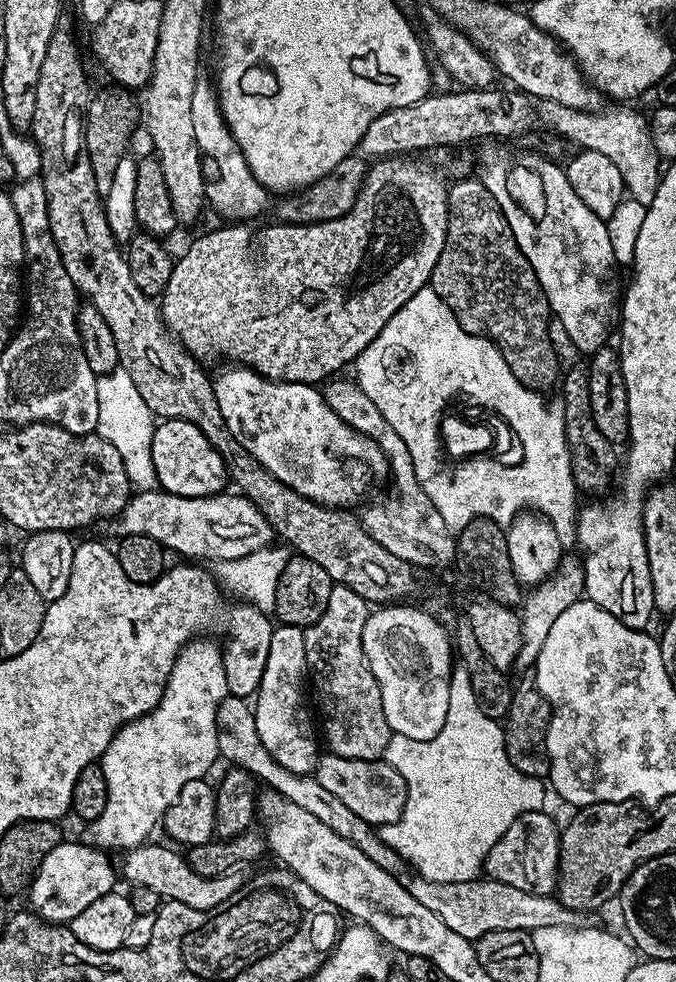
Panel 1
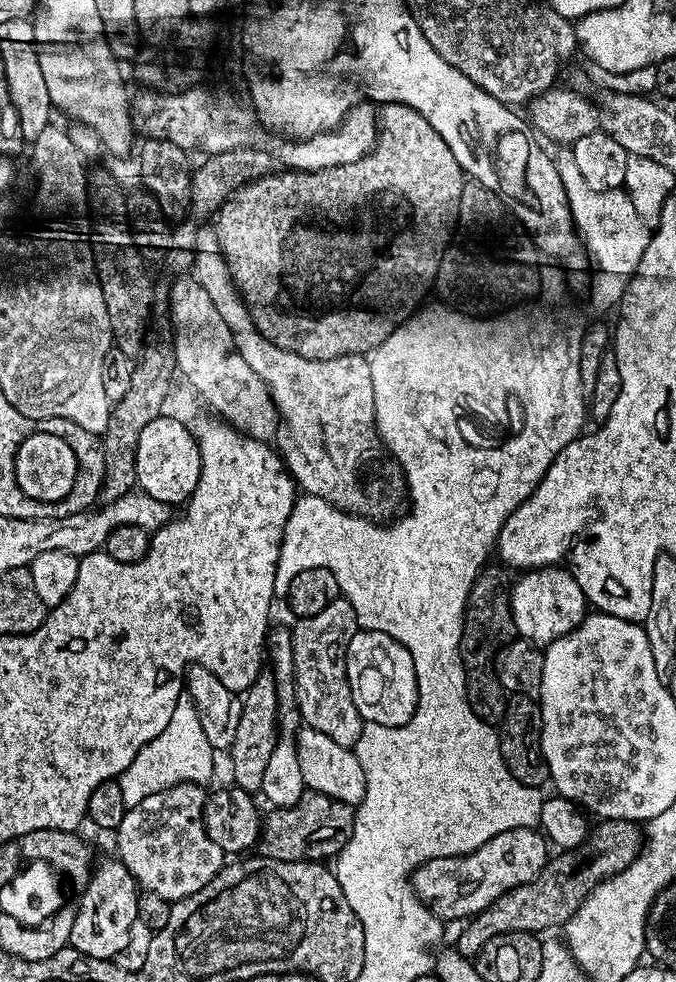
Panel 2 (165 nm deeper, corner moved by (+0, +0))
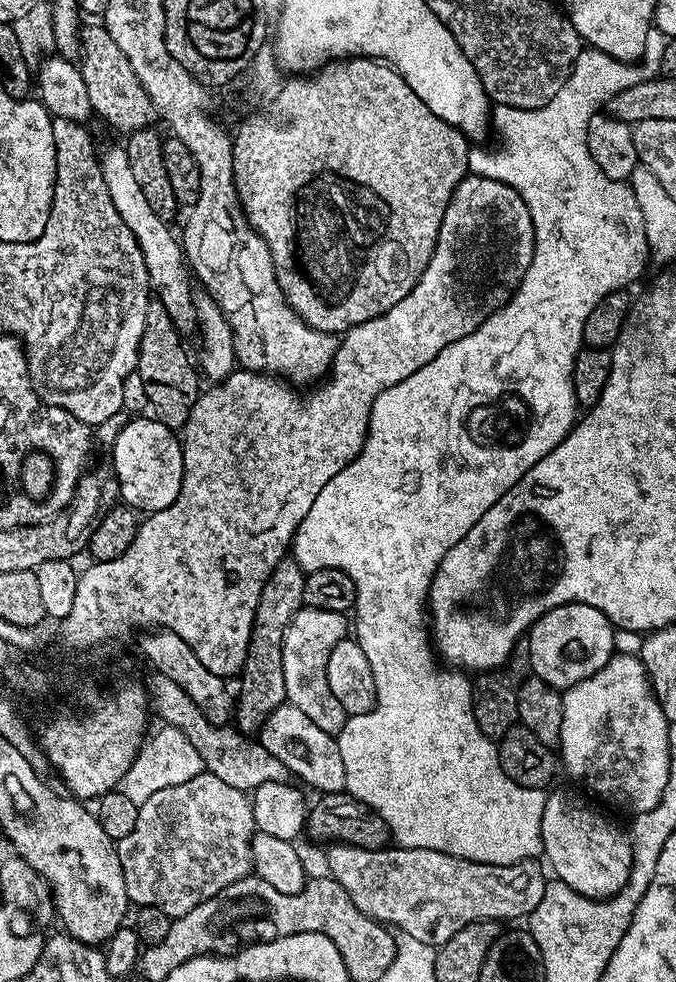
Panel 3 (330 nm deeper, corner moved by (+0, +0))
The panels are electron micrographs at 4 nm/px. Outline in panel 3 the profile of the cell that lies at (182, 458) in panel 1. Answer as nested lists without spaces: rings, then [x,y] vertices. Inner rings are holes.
[[[149,418],[129,419],[111,441],[110,459],[120,487],[120,500],[137,513],[151,514],[166,510],[178,498],[184,477],[184,450],[182,440],[173,429],[160,420]]]

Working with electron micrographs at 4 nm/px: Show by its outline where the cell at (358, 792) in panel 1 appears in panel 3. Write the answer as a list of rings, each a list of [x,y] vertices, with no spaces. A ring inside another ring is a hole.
[[[287,702],[278,706],[261,726],[258,731],[258,739],[263,748],[270,750],[270,754],[274,754],[274,758],[278,758],[278,762],[286,765],[293,777],[297,776],[297,778],[295,777],[297,781],[305,780],[310,787],[317,788],[317,793],[345,791],[346,769],[342,766],[342,754],[338,754],[336,736],[326,730],[318,730],[318,726],[314,726],[314,722],[310,722],[310,718],[306,718],[306,714],[302,714],[302,710],[298,710],[298,706]]]

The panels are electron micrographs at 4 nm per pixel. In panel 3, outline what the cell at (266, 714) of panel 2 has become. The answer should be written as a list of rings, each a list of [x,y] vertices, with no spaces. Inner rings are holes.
[[[285,556],[280,560],[278,566],[266,580],[266,585],[262,588],[262,595],[258,600],[258,607],[255,611],[254,626],[251,627],[250,645],[247,646],[246,662],[243,663],[243,670],[238,677],[240,686],[236,689],[233,707],[233,721],[237,731],[250,736],[257,733],[264,725],[266,718],[287,701],[285,694],[286,680],[282,669],[282,642],[285,640],[286,627],[293,620],[294,614],[304,606],[305,594],[305,573],[298,566],[296,560],[290,556]]]

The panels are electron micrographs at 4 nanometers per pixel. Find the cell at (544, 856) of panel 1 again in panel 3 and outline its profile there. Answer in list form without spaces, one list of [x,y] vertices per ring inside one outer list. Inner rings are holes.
[[[332,844],[329,849],[328,868],[332,871],[329,872],[331,879],[337,880],[342,890],[350,894],[358,910],[393,929],[400,928],[396,930],[418,938],[418,942],[426,942],[433,946],[444,944],[450,938],[454,938],[458,930],[479,920],[505,922],[504,920],[516,920],[519,916],[531,916],[538,902],[542,902],[546,883],[545,869],[540,869],[536,860],[523,860],[510,866],[494,866],[463,860],[429,848],[389,846],[374,849],[355,848],[353,844]]]

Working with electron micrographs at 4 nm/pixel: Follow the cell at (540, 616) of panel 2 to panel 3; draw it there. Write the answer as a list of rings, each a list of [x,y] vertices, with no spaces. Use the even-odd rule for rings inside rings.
[[[563,604],[538,618],[526,633],[530,672],[552,688],[563,690],[590,678],[614,654],[617,633],[606,614],[589,604]]]

